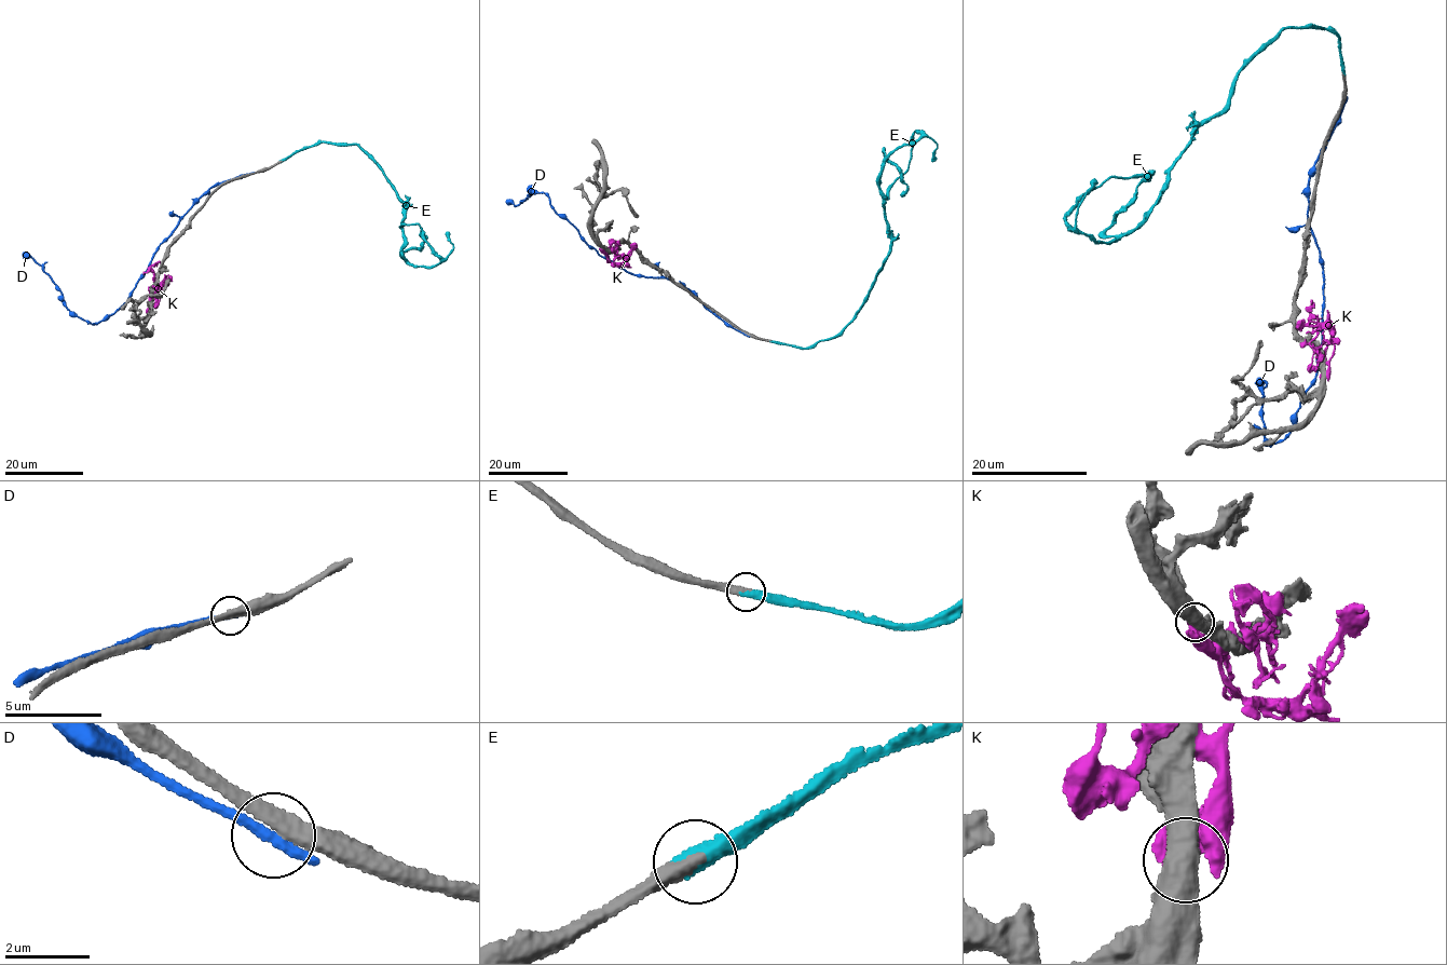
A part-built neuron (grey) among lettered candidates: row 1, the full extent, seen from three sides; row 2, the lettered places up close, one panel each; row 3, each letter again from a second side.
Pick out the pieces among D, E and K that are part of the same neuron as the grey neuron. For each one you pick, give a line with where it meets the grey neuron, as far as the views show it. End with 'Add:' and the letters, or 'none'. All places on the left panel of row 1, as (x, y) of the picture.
E: (282, 161)
Add: E

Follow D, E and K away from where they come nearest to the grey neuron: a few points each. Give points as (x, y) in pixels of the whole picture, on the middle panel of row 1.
D: (745, 334), (687, 288), (668, 279), (631, 273), (602, 256), (546, 194), (532, 191), (516, 206), (506, 202)
E: (772, 341), (811, 347), (851, 322), (889, 249), (877, 179), (915, 131), (887, 200)
K: (601, 246), (604, 254), (615, 247), (619, 258), (629, 258)

